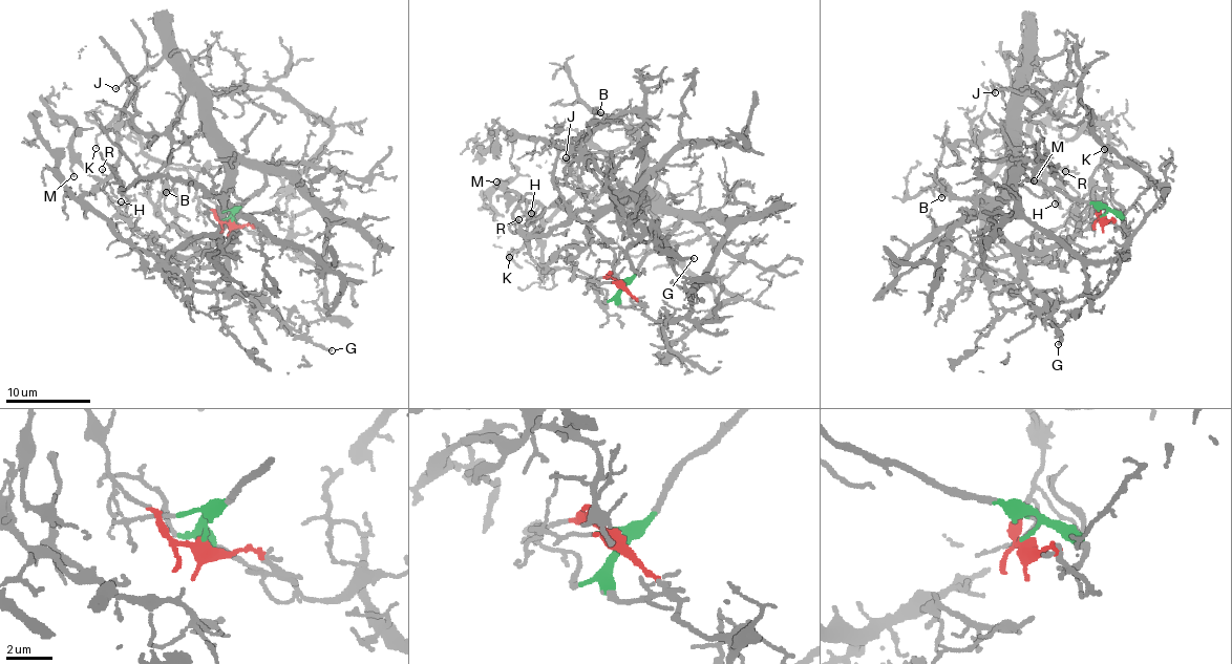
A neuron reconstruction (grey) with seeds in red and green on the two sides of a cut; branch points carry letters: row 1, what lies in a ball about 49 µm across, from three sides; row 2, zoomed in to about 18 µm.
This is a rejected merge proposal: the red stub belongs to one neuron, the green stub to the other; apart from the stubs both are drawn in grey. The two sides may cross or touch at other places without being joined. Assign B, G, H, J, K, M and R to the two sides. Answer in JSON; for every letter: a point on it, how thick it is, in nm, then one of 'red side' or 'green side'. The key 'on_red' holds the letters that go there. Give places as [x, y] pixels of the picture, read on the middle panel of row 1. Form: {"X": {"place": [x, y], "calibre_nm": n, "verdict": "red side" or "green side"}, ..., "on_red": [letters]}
{"B": {"place": [600, 112], "calibre_nm": 140, "verdict": "green side"}, "G": {"place": [694, 258], "calibre_nm": 200, "verdict": "green side"}, "H": {"place": [531, 213], "calibre_nm": 100, "verdict": "red side"}, "J": {"place": [566, 157], "calibre_nm": 130, "verdict": "green side"}, "K": {"place": [509, 257], "calibre_nm": 120, "verdict": "green side"}, "M": {"place": [496, 181], "calibre_nm": 160, "verdict": "red side"}, "R": {"place": [518, 219], "calibre_nm": 140, "verdict": "red side"}, "on_red": ["H", "M", "R"]}

